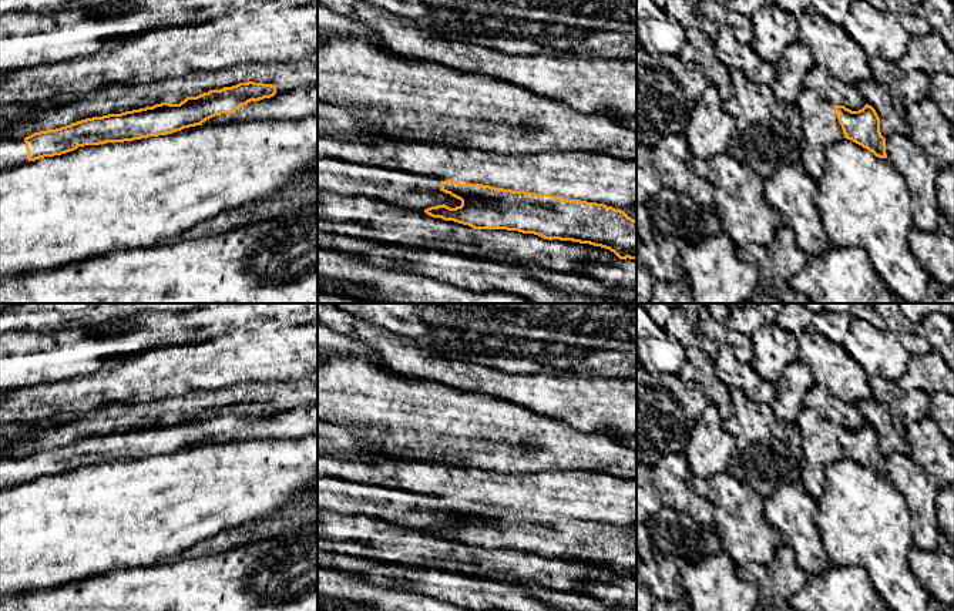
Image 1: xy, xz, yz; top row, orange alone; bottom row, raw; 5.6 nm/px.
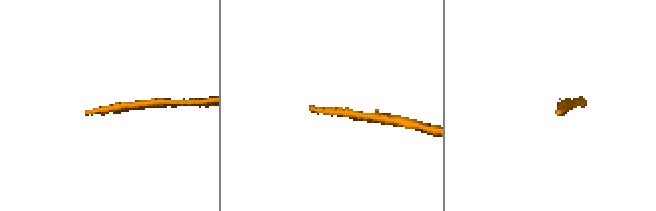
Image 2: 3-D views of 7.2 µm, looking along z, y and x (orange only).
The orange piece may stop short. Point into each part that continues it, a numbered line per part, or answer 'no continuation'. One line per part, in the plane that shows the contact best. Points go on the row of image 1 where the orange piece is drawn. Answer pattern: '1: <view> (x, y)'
1: xy (13, 153)

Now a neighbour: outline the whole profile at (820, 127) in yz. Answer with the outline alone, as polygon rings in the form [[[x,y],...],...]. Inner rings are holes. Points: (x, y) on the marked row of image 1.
[[[803,88],[796,104],[800,111],[800,125],[804,144],[800,151],[803,169],[817,181],[826,167],[826,148],[844,138],[834,105],[817,90]]]

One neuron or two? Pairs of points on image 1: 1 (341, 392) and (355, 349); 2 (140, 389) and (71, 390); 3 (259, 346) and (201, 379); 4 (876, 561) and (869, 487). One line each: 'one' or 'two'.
1: two
2: one
3: one
4: one

